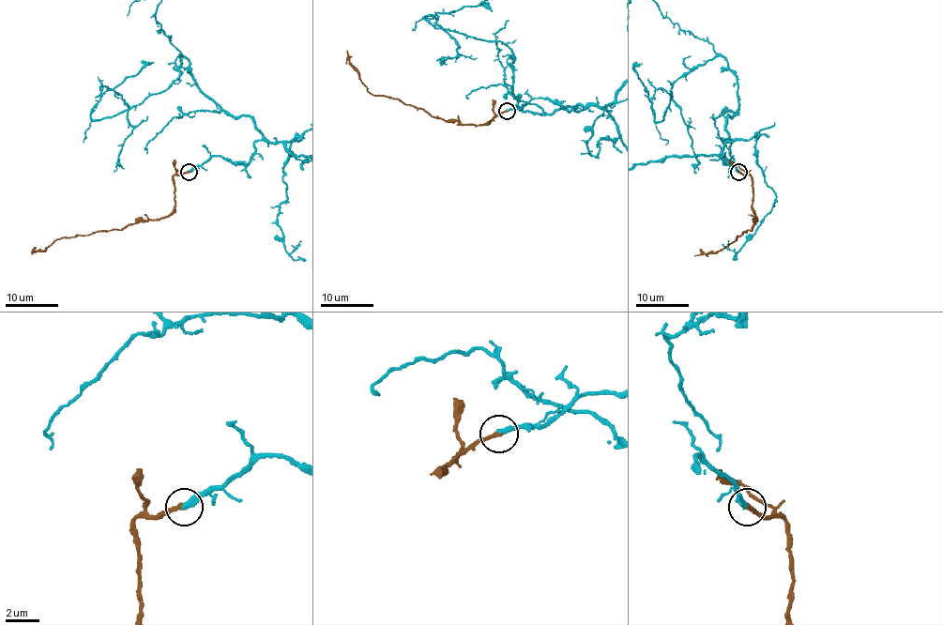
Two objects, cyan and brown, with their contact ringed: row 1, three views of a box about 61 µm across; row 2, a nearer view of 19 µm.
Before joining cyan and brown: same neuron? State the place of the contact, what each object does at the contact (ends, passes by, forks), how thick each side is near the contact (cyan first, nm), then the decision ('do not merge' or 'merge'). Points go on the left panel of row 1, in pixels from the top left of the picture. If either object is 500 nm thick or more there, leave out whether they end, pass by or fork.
at (189, 172); cyan ends there; brown ends there; 320 nm thick on the cyan side, 240 nm on the other; merge

